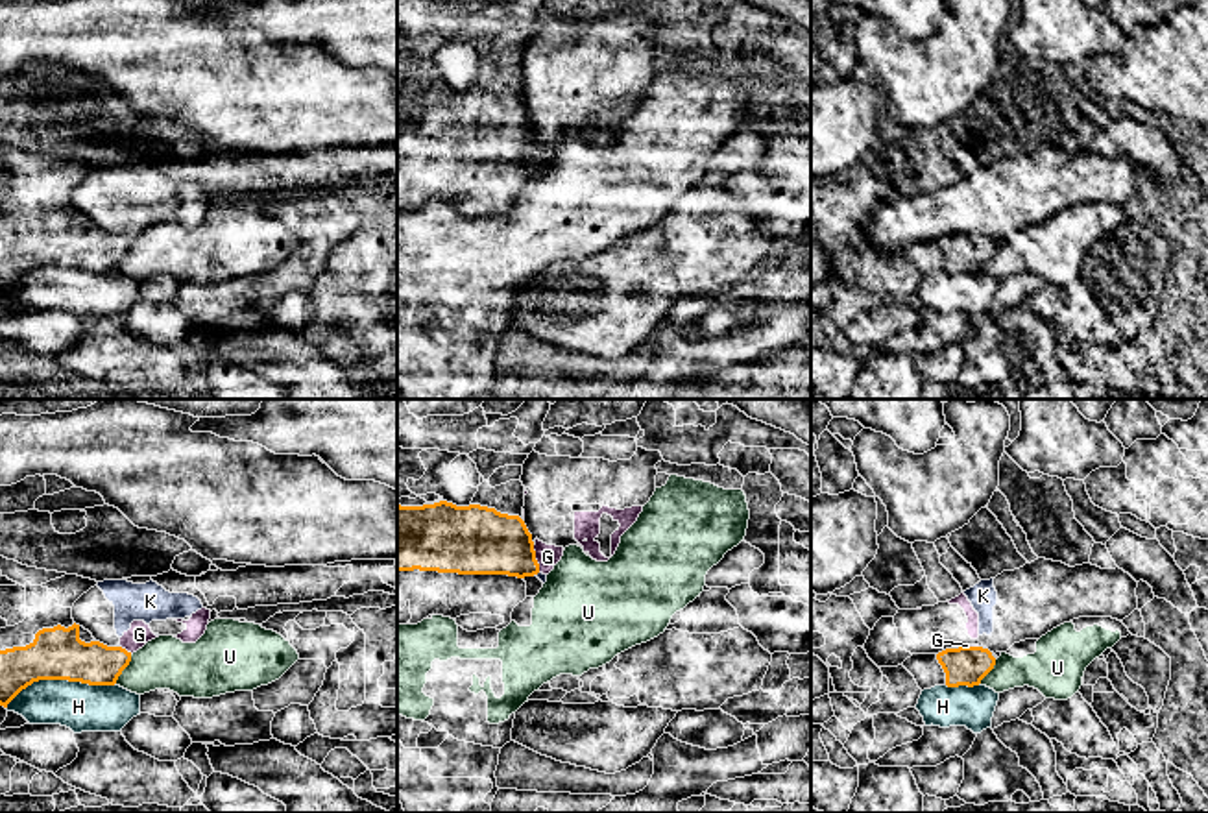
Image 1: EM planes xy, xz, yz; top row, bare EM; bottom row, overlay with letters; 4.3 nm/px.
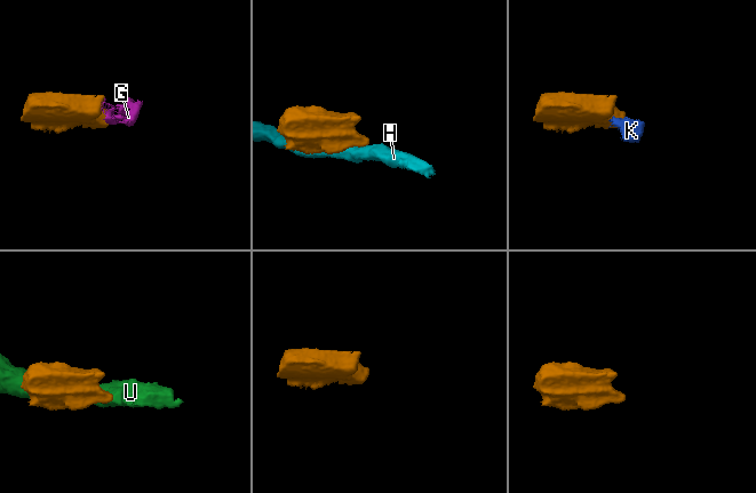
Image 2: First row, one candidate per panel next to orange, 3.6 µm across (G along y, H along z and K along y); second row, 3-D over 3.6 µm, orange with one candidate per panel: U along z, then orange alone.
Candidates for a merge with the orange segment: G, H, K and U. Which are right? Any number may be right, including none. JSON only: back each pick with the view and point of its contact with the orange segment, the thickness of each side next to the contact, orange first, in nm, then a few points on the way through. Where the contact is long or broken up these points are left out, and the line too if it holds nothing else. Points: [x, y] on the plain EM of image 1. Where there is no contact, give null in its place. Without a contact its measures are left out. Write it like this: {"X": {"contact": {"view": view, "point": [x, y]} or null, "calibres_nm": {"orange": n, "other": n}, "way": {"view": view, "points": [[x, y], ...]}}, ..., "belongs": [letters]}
{"belongs": []}

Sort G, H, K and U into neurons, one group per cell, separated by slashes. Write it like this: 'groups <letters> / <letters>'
groups G K / H / U

